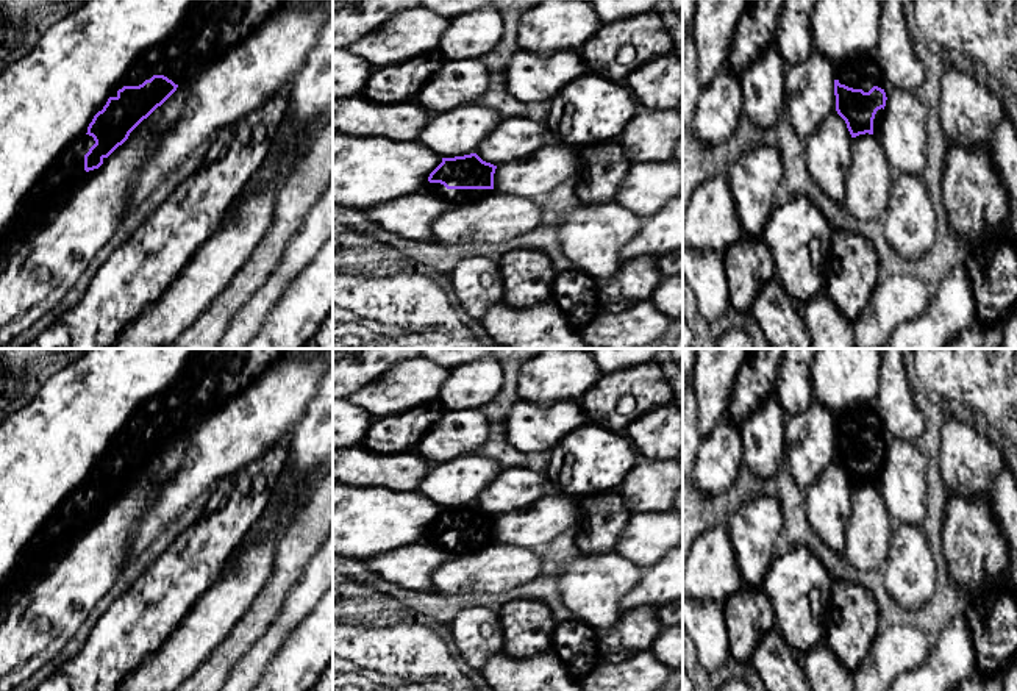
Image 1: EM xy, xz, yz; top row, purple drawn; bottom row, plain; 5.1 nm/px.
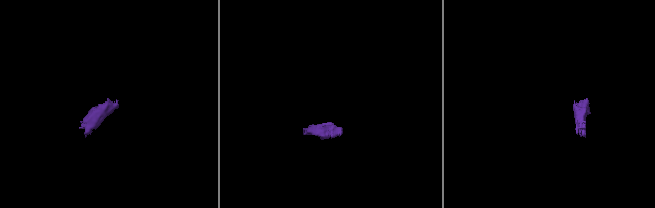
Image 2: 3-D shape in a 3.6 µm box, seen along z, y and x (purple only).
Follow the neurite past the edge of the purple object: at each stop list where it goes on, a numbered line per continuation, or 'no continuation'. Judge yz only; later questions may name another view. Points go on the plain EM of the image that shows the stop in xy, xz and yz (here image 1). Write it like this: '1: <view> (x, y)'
1: yz (864, 422)

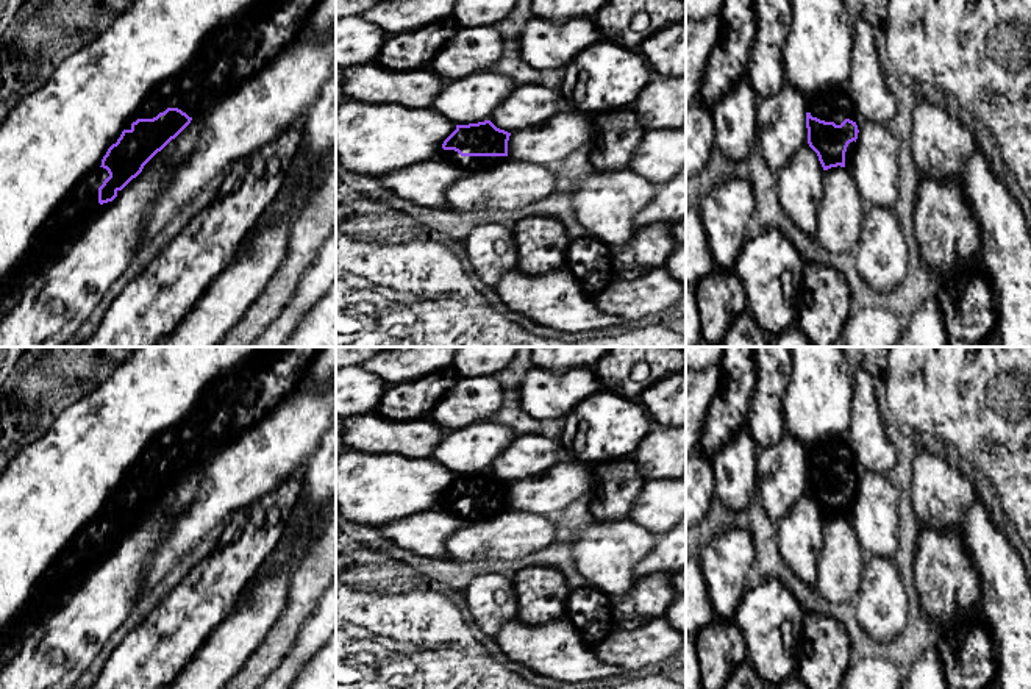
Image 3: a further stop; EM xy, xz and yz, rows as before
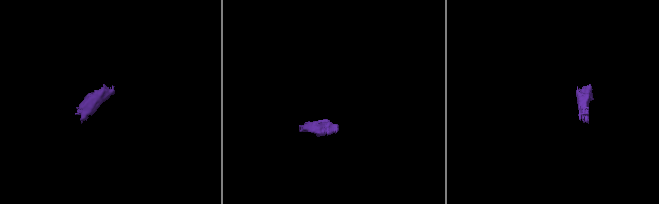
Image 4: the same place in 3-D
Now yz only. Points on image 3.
1: yz (836, 455)

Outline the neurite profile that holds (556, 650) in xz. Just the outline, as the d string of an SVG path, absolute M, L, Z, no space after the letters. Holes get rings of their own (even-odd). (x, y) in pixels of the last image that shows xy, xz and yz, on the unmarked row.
M564 617L544 625L508 622L495 641L508 659L561 683L590 683L625 672L601 661L594 645Z

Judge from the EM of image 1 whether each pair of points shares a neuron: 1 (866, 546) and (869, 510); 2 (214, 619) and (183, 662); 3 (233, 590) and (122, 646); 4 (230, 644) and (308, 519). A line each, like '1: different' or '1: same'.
1: same
2: same
3: different
4: same

